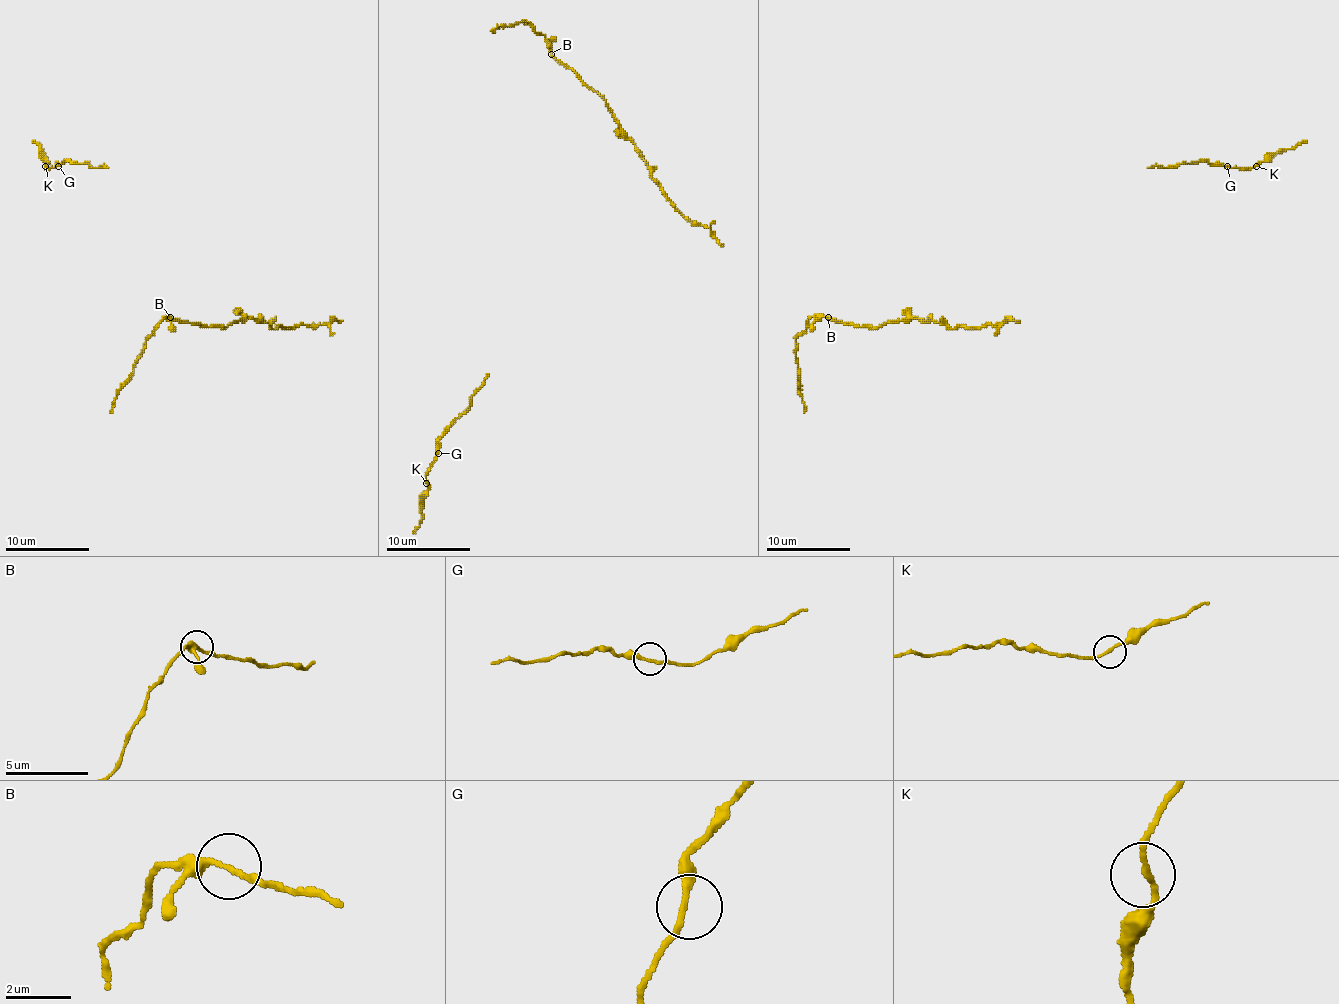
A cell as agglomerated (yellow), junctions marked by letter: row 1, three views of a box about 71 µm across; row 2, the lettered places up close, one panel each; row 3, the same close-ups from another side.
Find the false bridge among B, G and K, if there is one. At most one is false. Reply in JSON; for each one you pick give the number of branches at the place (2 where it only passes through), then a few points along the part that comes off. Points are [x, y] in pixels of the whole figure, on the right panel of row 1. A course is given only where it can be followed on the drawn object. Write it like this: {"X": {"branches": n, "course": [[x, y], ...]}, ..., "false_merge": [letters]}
{"false_merge": []}

